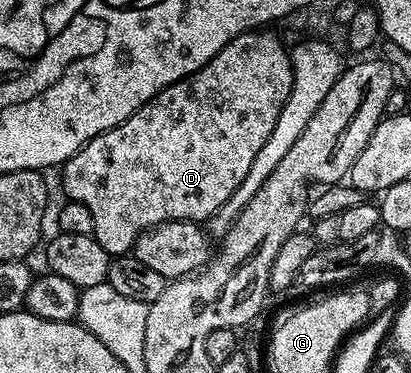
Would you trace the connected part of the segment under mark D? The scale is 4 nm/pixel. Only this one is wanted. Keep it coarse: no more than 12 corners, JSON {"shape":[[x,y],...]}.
{"shape":[[267,28],[64,162],[123,256],[202,223],[293,88]]}

